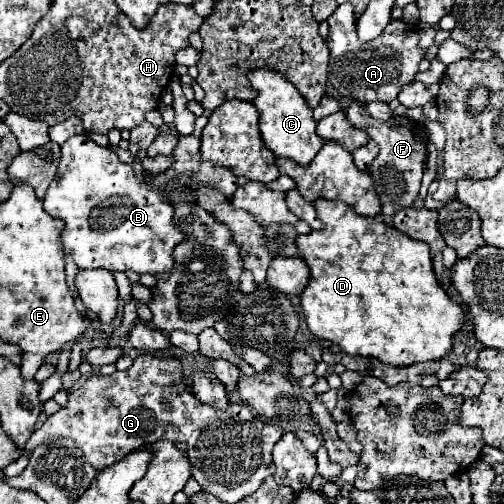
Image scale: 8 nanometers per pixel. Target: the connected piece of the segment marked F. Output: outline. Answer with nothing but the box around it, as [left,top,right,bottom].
[346,102,428,224]

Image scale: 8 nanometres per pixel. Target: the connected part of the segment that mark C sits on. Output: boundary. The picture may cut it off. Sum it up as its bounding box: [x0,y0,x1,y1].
[248,70,324,166]

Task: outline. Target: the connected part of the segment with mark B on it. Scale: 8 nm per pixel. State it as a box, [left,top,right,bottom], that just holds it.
[42,134,190,278]

